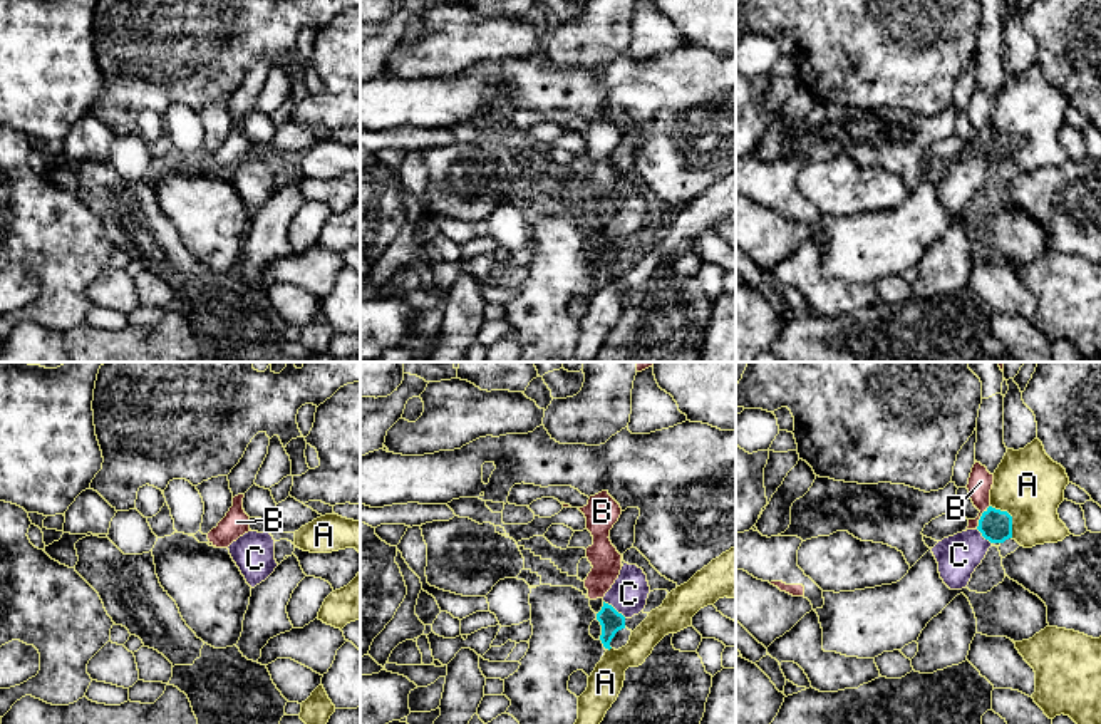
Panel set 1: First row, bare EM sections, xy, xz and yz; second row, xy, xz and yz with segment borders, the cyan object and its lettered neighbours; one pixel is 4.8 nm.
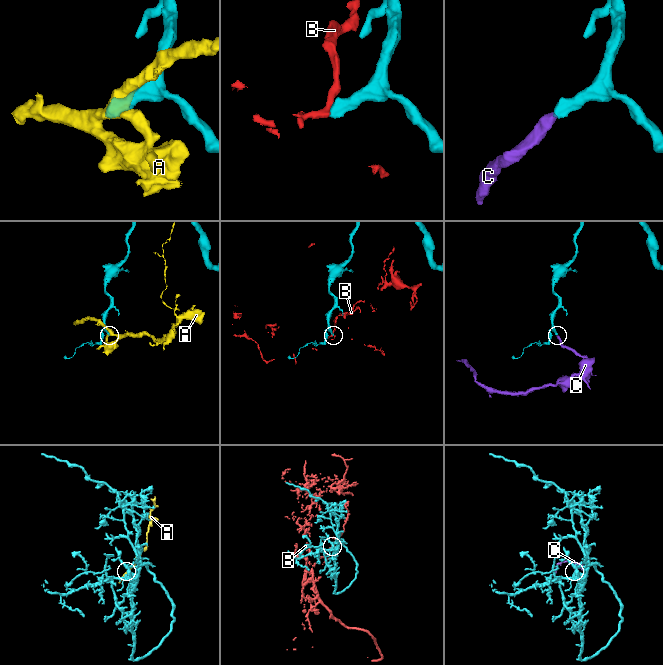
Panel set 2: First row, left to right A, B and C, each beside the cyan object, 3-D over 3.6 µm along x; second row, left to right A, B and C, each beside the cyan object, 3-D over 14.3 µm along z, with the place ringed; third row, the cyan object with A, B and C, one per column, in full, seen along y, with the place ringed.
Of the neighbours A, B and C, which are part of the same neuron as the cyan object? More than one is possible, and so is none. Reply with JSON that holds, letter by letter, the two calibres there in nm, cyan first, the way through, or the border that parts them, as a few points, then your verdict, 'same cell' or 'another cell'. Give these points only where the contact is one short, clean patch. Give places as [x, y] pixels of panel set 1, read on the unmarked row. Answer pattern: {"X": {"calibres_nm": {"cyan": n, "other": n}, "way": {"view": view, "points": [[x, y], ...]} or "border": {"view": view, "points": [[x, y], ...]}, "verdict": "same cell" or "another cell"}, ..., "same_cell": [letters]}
{"A": {"calibres_nm": {"cyan": 150, "other": 320}, "verdict": "another cell"}, "B": {"calibres_nm": {"cyan": 150, "other": 120}, "border": {"view": "yz", "points": [[989, 129], [976, 151]]}, "verdict": "another cell"}, "C": {"calibres_nm": {"cyan": 110, "other": 180}, "way": {"view": "xz", "points": [[610, 245], [614, 233], [629, 218]]}, "verdict": "same cell"}, "same_cell": ["C"]}

